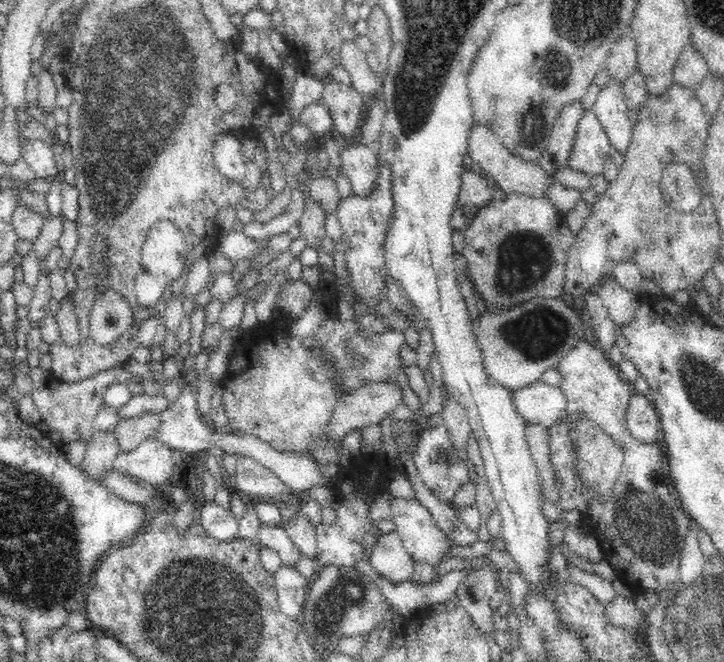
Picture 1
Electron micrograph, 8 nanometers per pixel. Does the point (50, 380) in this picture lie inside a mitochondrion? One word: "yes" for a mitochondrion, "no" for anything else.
no

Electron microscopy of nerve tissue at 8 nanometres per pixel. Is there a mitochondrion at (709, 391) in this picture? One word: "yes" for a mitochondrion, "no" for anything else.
yes

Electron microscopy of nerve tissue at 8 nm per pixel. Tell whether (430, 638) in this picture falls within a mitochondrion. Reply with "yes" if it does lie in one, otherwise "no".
no

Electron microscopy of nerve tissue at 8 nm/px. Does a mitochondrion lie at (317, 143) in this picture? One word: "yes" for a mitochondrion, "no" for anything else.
no

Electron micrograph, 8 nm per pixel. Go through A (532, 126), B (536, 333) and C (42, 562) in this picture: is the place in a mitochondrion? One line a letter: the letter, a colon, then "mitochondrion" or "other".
A: mitochondrion
B: mitochondrion
C: mitochondrion

